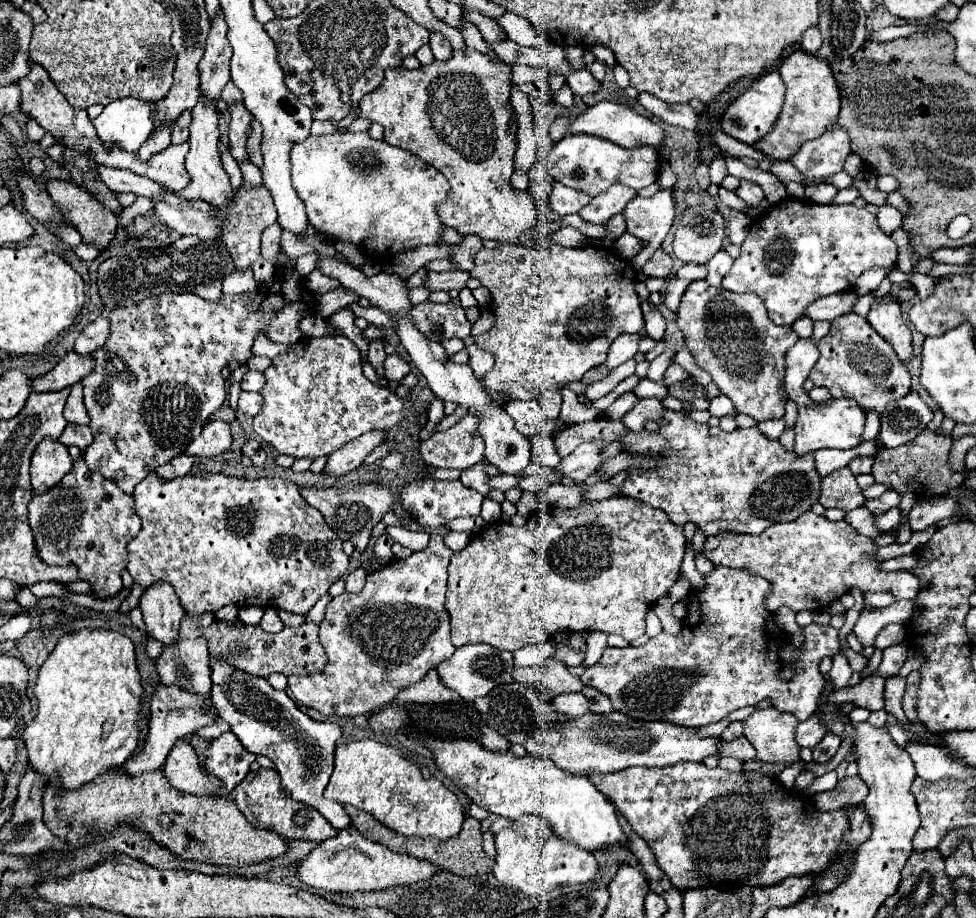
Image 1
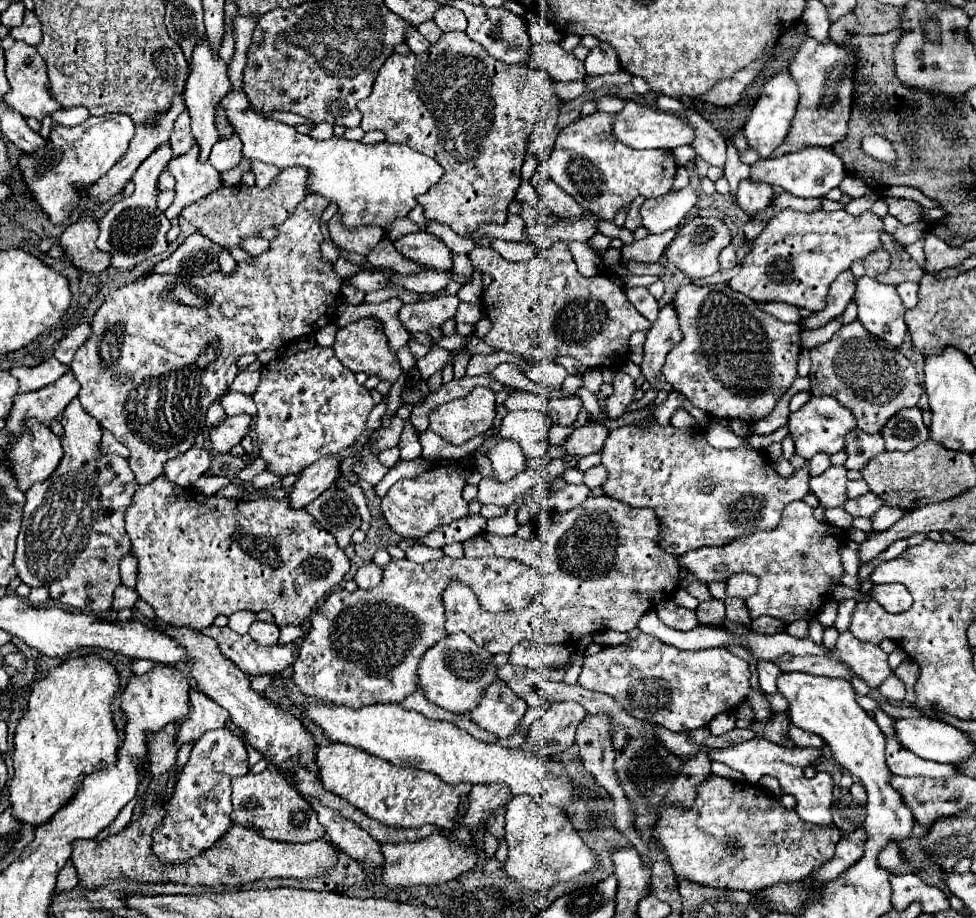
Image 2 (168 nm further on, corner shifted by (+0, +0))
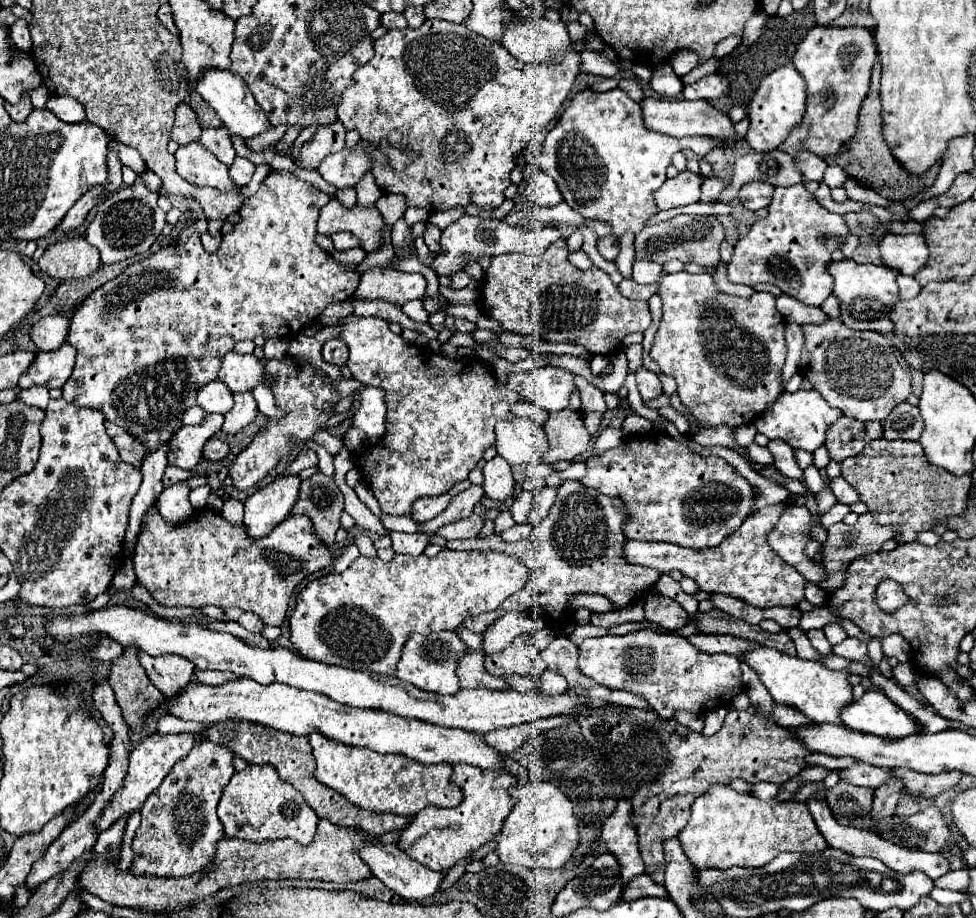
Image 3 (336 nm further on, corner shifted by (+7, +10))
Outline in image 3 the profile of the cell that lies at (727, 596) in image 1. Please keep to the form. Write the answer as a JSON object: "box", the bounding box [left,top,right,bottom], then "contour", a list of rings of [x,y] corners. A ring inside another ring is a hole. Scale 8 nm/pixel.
{"box":[579,630,743,718],"contour":[[[637,630],[625,636],[587,638],[579,646],[579,670],[601,686],[613,690],[625,690],[641,696],[661,718],[673,718],[677,712],[683,710],[691,714],[699,714],[719,706],[727,706],[737,694],[743,692],[739,658],[735,654],[707,654],[697,650],[691,642],[687,642],[685,636],[657,634],[653,630]]]}

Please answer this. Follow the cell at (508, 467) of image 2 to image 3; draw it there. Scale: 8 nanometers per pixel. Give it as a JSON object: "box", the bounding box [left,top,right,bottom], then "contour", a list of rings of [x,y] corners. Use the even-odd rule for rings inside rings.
{"box":[483,454,513,500],"contour":[[[497,454],[493,460],[489,460],[483,468],[483,488],[485,488],[485,496],[491,500],[505,500],[513,494],[513,474],[511,474],[511,466],[507,466],[507,462]]]}

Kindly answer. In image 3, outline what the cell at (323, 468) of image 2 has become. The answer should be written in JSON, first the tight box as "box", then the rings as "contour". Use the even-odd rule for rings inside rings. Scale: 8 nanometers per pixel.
{"box":[245,474,301,538],"contour":[[[279,474],[269,484],[255,490],[255,494],[245,500],[245,518],[247,532],[253,538],[269,534],[279,522],[283,522],[295,502],[299,500],[301,478],[299,474]]]}

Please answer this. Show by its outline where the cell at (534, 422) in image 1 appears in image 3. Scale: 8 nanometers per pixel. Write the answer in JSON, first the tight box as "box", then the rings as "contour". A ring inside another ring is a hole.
{"box":[495,416,547,466],"contour":[[[509,416],[495,426],[497,454],[511,466],[537,462],[547,450],[547,438],[543,426],[525,416]]]}

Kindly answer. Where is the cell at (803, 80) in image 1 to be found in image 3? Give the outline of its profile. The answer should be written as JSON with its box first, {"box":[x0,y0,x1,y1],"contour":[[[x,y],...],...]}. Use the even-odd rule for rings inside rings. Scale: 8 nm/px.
{"box":[781,26,875,156],"contour":[[[813,26],[799,42],[793,66],[799,70],[807,84],[807,112],[803,122],[781,144],[781,150],[799,152],[811,150],[819,156],[831,156],[855,134],[855,122],[861,102],[869,90],[869,76],[875,62],[875,40],[869,28],[849,26]]]}

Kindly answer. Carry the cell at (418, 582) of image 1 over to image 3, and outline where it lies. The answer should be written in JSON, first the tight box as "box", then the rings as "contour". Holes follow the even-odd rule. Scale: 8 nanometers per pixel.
{"box":[291,548,527,676],"contour":[[[443,548],[435,558],[427,558],[425,554],[395,554],[391,562],[383,562],[377,556],[359,556],[345,572],[321,576],[299,592],[295,612],[291,614],[291,644],[297,654],[307,660],[395,676],[399,656],[411,634],[455,630],[465,616],[499,608],[505,598],[527,584],[527,578],[527,566],[519,562],[519,558],[491,550],[459,552]]]}

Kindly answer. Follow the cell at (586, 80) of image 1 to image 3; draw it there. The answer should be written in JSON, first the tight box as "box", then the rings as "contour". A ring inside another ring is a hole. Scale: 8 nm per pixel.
{"box":[501,18,577,64],"contour":[[[523,18],[519,22],[511,22],[501,44],[517,60],[527,64],[551,64],[563,60],[569,52],[577,52],[567,26],[545,18]]]}

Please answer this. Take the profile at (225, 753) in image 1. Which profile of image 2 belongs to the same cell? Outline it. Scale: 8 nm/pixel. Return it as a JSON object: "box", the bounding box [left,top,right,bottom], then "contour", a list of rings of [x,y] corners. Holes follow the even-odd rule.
{"box":[152,730,248,866],"contour":[[[210,730],[202,736],[184,766],[176,790],[166,806],[166,818],[152,832],[152,850],[164,866],[186,862],[206,848],[214,846],[226,830],[232,826],[232,780],[248,774],[248,752],[240,738],[230,734],[230,730]]]}

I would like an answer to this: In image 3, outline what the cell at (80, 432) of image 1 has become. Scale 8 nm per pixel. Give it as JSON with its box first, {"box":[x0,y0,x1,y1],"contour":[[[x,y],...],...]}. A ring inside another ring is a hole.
{"box":[105,420,145,468],"contour":[[[109,420],[105,422],[105,428],[107,428],[107,434],[111,436],[111,440],[115,442],[121,458],[139,468],[143,462],[143,456],[145,456],[145,450],[139,446],[139,442],[135,442],[135,438],[131,438],[131,434],[125,434],[123,428],[115,426]]]}

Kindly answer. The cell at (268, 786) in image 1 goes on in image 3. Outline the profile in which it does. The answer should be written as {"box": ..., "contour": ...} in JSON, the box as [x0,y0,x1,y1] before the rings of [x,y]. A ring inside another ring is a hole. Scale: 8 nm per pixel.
{"box":[217,764,319,844],"contour":[[[249,764],[245,770],[235,772],[223,790],[217,816],[225,828],[225,836],[253,842],[293,838],[301,844],[309,844],[319,822],[319,816],[303,796],[289,782],[283,782],[271,764]]]}

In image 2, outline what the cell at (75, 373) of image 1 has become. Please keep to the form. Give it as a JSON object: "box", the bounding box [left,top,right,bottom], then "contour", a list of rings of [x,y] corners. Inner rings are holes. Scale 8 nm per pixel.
{"box":[8,358,68,394],"contour":[[[48,358],[46,362],[34,366],[34,368],[16,366],[16,368],[10,368],[8,372],[14,374],[14,378],[20,382],[18,394],[22,394],[22,392],[32,392],[32,390],[38,390],[38,388],[44,388],[44,386],[56,382],[60,376],[64,376],[66,370],[68,370],[68,366],[64,366],[62,362],[58,362],[56,358]]]}

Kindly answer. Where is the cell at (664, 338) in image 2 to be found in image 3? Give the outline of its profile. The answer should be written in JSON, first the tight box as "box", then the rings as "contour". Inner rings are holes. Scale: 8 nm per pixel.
{"box":[635,366,663,400],"contour":[[[641,366],[635,372],[635,376],[637,376],[637,386],[639,386],[639,392],[641,392],[643,400],[653,400],[653,398],[657,398],[657,396],[663,394],[661,382],[659,382],[659,378],[657,378],[655,372],[651,372],[645,366]]]}

